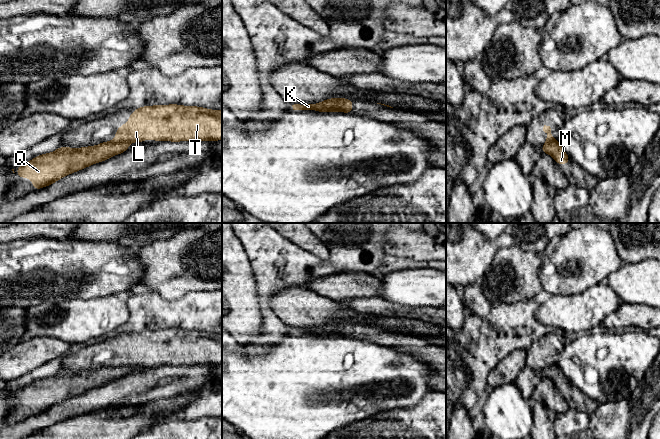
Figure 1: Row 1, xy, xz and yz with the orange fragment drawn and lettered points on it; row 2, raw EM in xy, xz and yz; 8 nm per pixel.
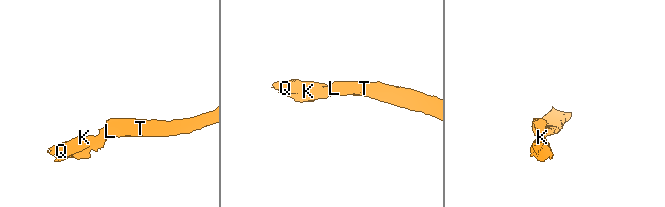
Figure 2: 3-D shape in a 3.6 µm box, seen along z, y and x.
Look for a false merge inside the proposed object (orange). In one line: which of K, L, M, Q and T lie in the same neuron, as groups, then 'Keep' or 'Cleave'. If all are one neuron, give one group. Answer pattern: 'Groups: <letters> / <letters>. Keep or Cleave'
Groups: K M Q / L T. Cleave

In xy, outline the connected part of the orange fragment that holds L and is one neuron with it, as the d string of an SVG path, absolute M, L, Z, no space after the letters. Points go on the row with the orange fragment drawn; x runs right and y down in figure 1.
M179 104L141 106L129 114L126 124L117 127L114 141L144 143L145 139L158 142L220 141L222 140L222 109L212 110Z

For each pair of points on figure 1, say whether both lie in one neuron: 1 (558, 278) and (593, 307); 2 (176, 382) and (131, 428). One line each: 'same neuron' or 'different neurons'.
1: different neurons
2: different neurons

